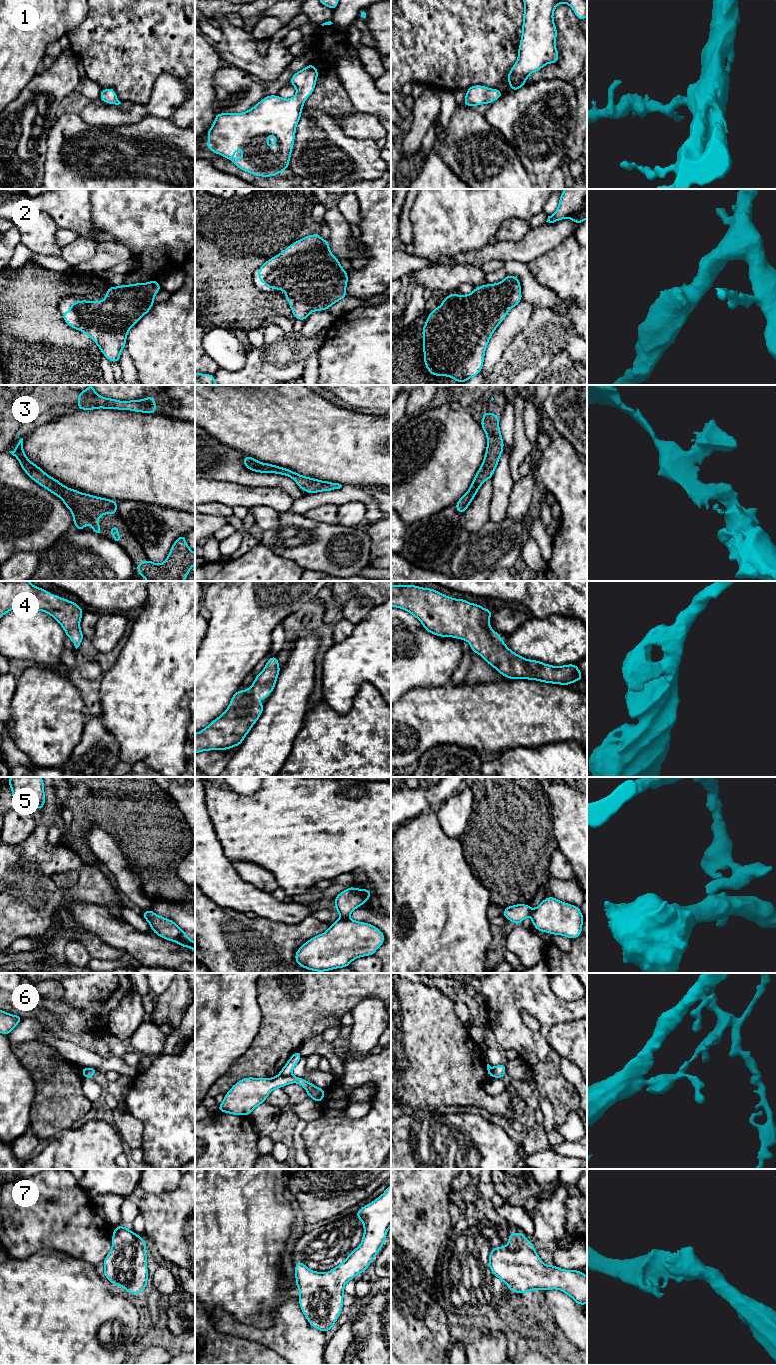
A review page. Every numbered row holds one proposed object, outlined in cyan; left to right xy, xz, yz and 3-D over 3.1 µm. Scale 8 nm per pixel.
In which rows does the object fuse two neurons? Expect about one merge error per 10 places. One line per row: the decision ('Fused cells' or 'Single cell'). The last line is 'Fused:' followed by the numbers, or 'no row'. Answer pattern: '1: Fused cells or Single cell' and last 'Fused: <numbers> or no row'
1: Single cell
2: Single cell
3: Single cell
4: Single cell
5: Fused cells
6: Fused cells
7: Single cell
Fused: 5, 6

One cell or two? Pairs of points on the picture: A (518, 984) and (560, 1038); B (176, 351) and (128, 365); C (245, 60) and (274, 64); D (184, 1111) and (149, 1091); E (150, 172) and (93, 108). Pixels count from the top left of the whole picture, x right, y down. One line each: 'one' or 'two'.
A: two
B: two
C: one
D: one
E: two

